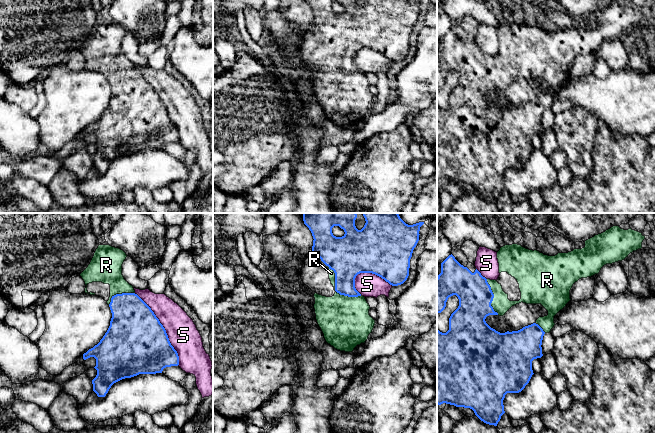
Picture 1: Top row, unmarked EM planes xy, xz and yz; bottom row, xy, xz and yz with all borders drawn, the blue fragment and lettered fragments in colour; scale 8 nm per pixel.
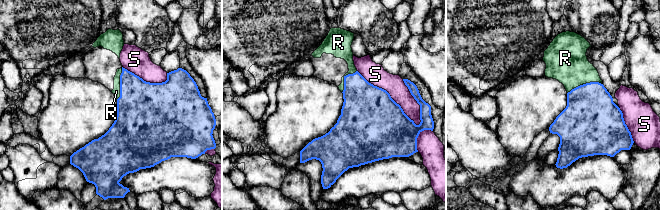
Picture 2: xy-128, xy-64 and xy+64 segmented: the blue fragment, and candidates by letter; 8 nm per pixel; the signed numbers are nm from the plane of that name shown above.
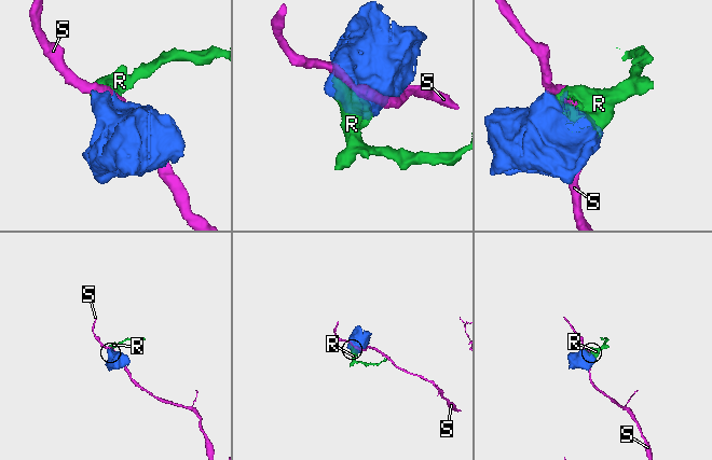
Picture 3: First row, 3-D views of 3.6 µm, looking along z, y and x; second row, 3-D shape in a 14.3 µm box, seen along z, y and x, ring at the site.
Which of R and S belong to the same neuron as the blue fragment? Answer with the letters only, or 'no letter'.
R

